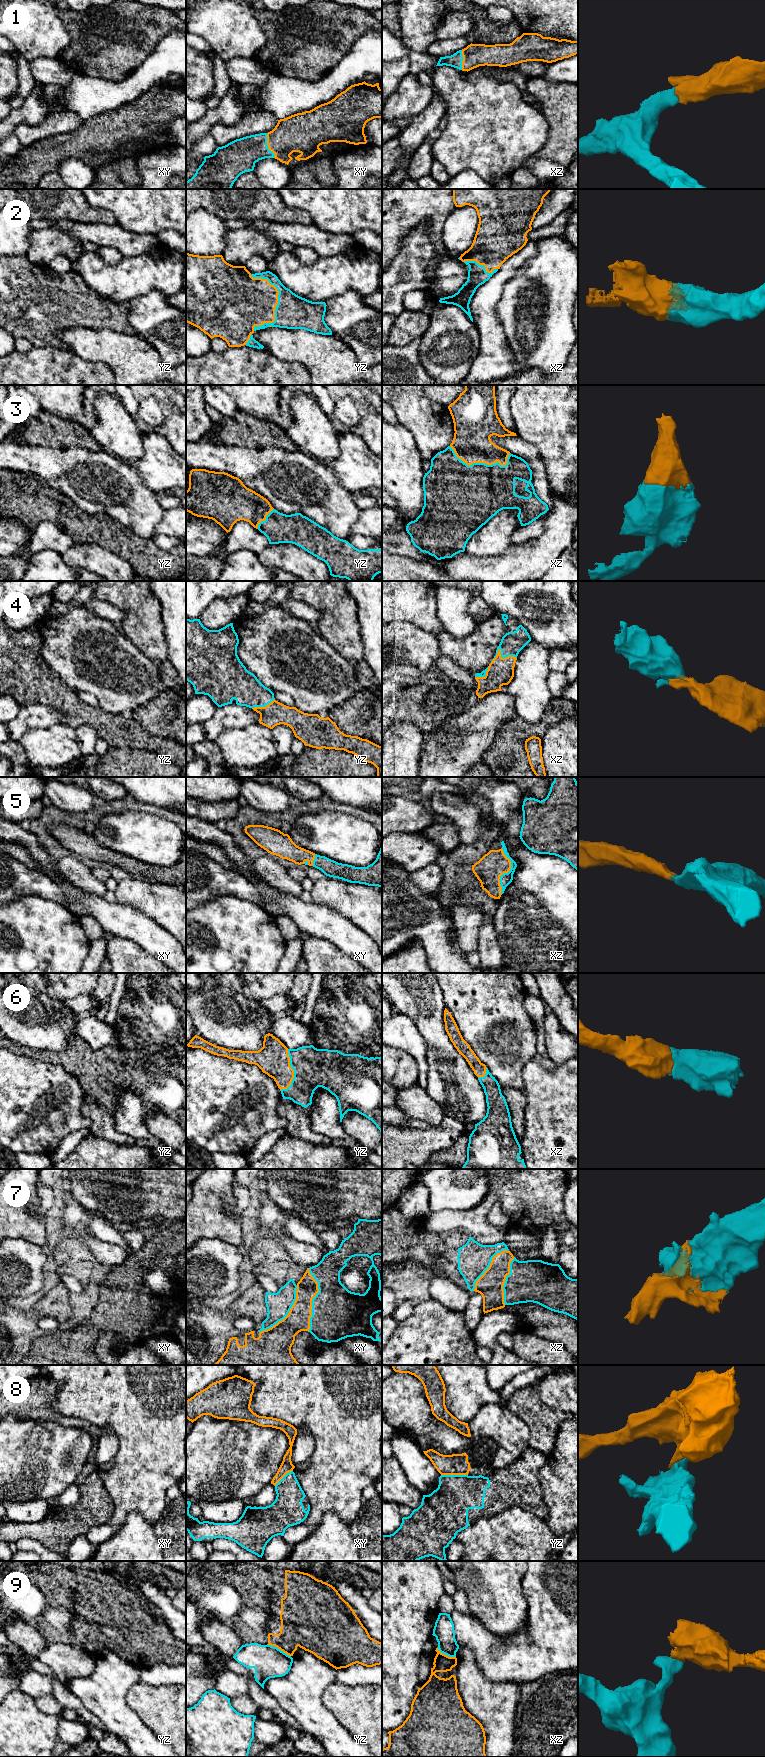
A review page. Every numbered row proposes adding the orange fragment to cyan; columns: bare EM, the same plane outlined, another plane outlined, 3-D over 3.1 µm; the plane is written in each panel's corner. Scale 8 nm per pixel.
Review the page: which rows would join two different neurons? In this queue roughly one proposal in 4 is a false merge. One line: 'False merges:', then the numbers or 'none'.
False merges: 8, 9

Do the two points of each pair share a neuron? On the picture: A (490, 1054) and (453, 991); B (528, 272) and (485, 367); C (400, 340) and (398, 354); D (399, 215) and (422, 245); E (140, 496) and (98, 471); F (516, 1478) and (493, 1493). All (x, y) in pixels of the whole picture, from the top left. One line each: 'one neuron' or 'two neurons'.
A: one neuron
B: two neurons
C: two neurons
D: two neurons
E: one neuron
F: one neuron

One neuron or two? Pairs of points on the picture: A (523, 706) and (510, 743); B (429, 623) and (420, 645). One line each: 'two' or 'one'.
A: two
B: two

